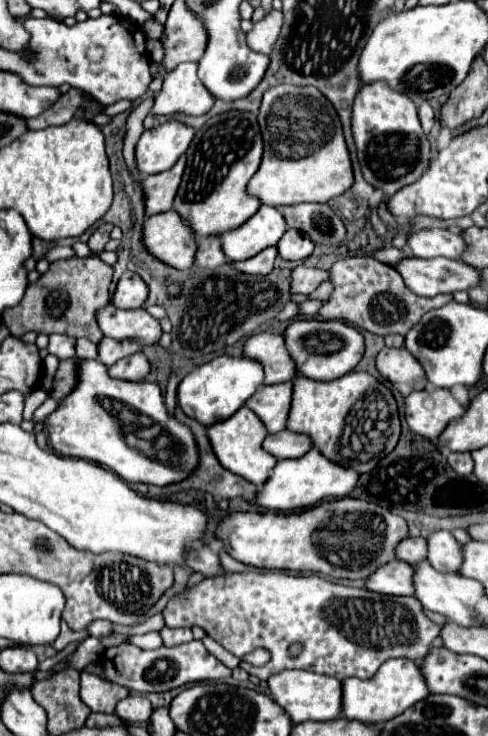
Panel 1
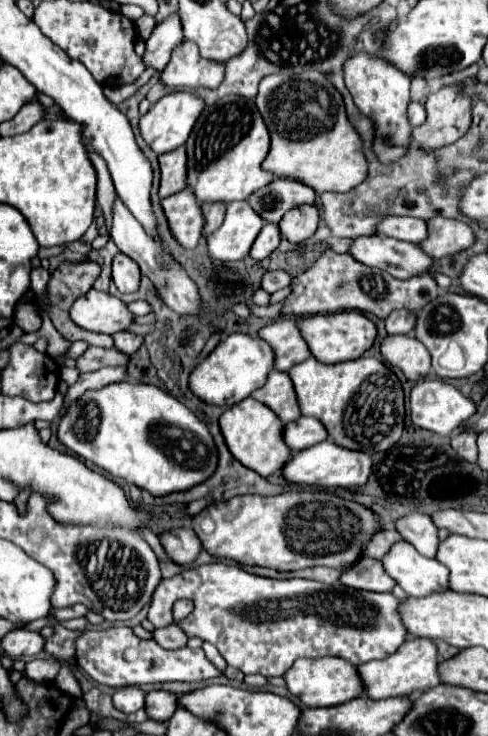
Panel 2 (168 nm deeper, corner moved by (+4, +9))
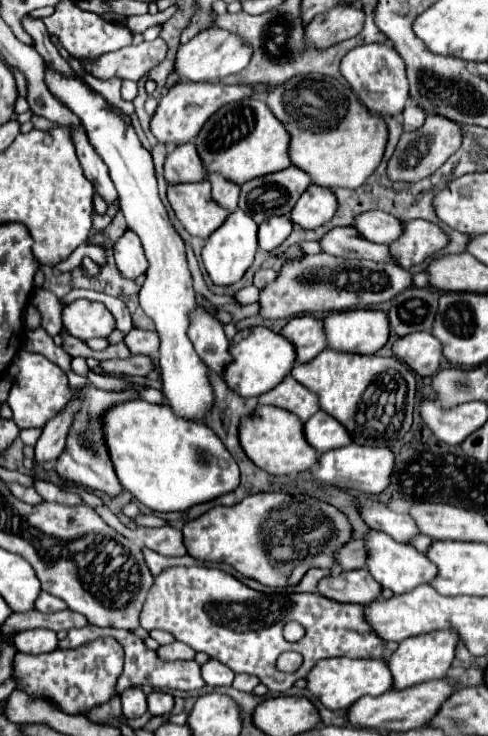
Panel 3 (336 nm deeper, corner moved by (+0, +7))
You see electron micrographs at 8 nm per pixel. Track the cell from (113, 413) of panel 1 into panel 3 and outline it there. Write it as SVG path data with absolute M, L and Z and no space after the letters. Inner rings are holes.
M145 400L123 402L107 410L103 424L105 424L105 440L121 486L129 490L141 504L149 506L155 512L185 512L191 506L209 502L237 488L239 482L237 462L231 458L223 442L215 436L215 432L201 422L189 422L175 416L167 404L155 406Z

